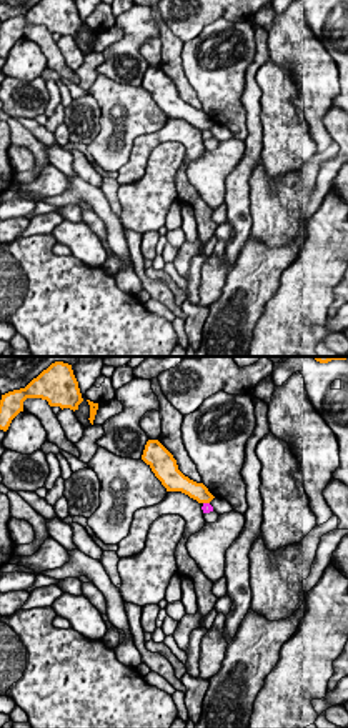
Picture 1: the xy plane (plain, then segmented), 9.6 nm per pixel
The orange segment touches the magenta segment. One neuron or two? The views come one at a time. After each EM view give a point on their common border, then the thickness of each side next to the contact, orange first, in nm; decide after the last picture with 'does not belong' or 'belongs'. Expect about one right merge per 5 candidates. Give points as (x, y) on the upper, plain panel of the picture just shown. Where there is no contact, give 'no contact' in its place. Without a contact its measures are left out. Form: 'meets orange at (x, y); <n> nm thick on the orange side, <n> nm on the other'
meets orange at (207, 129); 170 nm thick on the orange side, 90 nm on the other

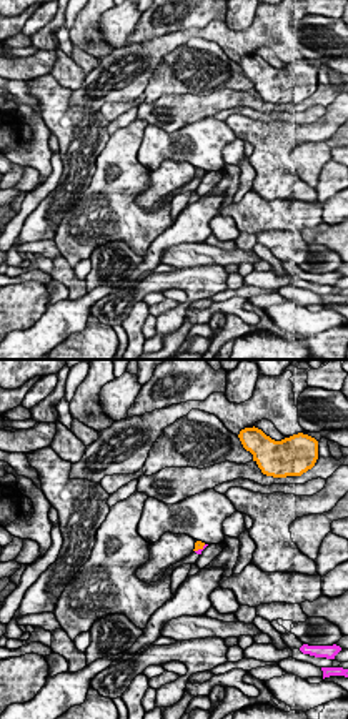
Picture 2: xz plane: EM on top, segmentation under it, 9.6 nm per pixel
meets orange at (200, 175); 90 nm thick on the orange side, 50 nm on the other

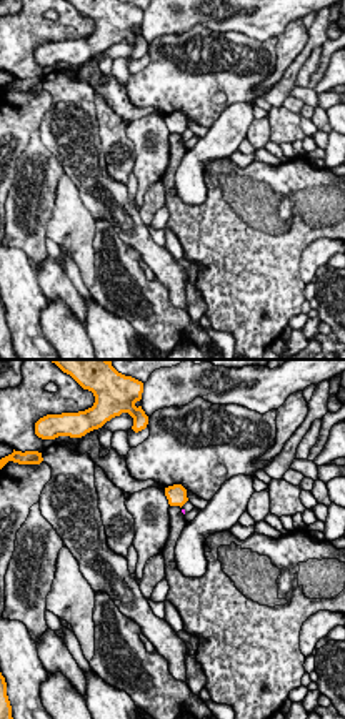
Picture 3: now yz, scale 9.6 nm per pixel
no contact

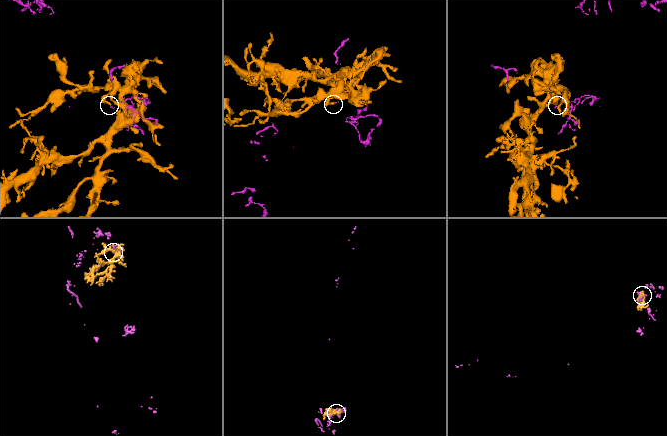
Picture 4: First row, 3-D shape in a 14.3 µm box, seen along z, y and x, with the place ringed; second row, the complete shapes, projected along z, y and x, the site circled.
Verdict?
does not belong

